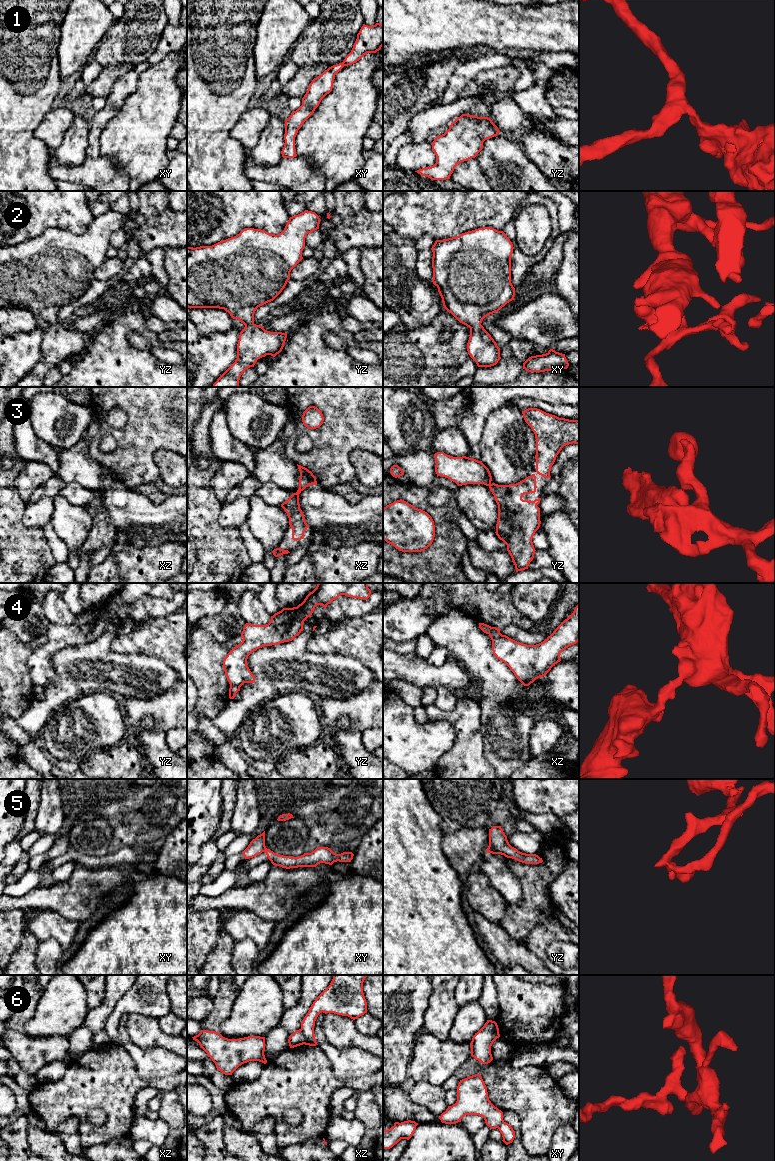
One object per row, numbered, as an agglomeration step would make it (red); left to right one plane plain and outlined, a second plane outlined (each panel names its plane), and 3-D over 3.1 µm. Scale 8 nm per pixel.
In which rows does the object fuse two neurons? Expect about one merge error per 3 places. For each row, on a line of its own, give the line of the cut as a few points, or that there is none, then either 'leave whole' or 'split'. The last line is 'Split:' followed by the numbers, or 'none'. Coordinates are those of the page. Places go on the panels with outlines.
1: cut none; leave whole
2: cut none; leave whole
3: cut none; leave whole
4: cut yz (230, 684), (239, 687); split
5: cut xy (266, 848), (263, 851); split
6: cut xz (300, 1029), (304, 1036), (304, 1043); split
Split: 4, 5, 6

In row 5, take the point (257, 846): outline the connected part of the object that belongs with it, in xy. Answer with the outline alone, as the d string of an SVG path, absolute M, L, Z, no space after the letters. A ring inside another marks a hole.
M265 831L253 839L248 847L242 852L245 859L253 858L266 849L265 846Z

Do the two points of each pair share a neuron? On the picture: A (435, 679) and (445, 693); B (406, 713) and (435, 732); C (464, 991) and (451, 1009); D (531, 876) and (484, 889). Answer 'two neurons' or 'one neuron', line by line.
A: two neurons
B: one neuron
C: two neurons
D: two neurons

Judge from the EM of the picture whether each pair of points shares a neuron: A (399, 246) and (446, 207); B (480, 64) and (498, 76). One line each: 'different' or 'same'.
A: different
B: different

